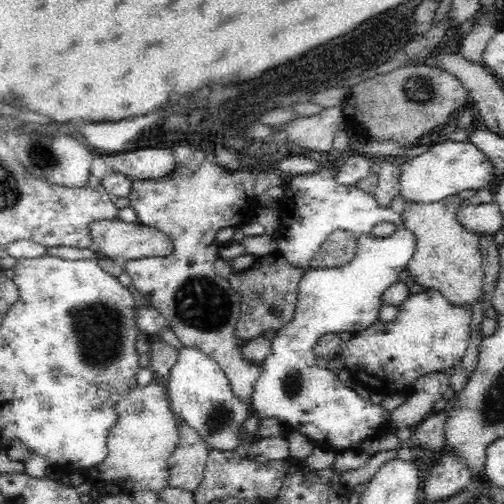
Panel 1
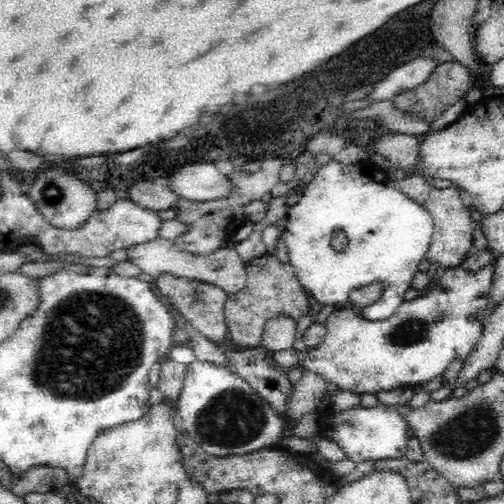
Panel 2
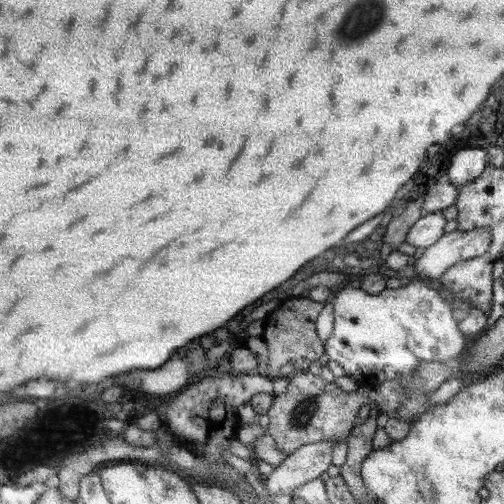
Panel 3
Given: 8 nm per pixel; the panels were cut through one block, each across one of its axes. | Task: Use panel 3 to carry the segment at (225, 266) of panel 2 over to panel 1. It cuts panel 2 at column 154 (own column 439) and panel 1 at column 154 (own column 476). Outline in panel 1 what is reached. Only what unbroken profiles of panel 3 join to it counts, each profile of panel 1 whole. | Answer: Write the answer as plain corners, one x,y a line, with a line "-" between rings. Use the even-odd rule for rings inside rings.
100,220
90,226
90,234
94,240
94,250
106,254
114,260
140,260
140,258
166,258
174,252
174,240
166,236
158,228
144,226
140,222
128,224
122,220

